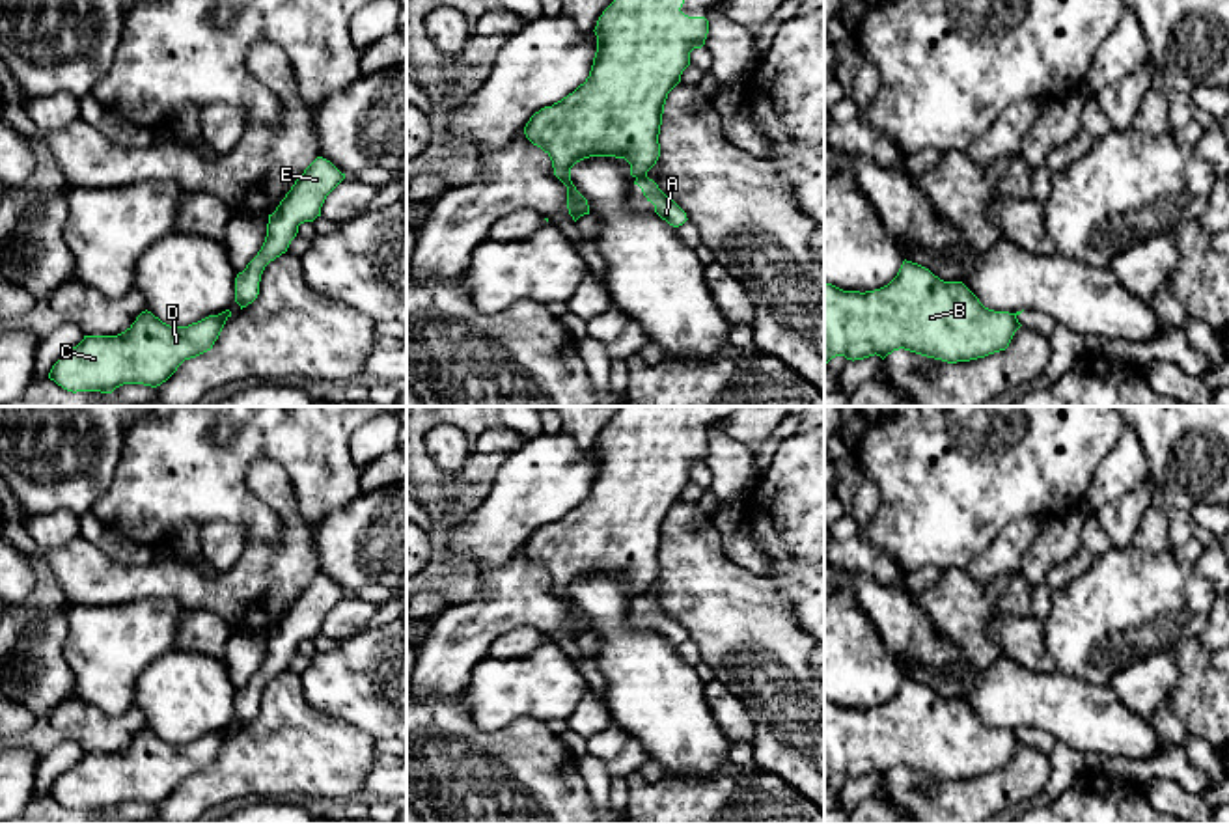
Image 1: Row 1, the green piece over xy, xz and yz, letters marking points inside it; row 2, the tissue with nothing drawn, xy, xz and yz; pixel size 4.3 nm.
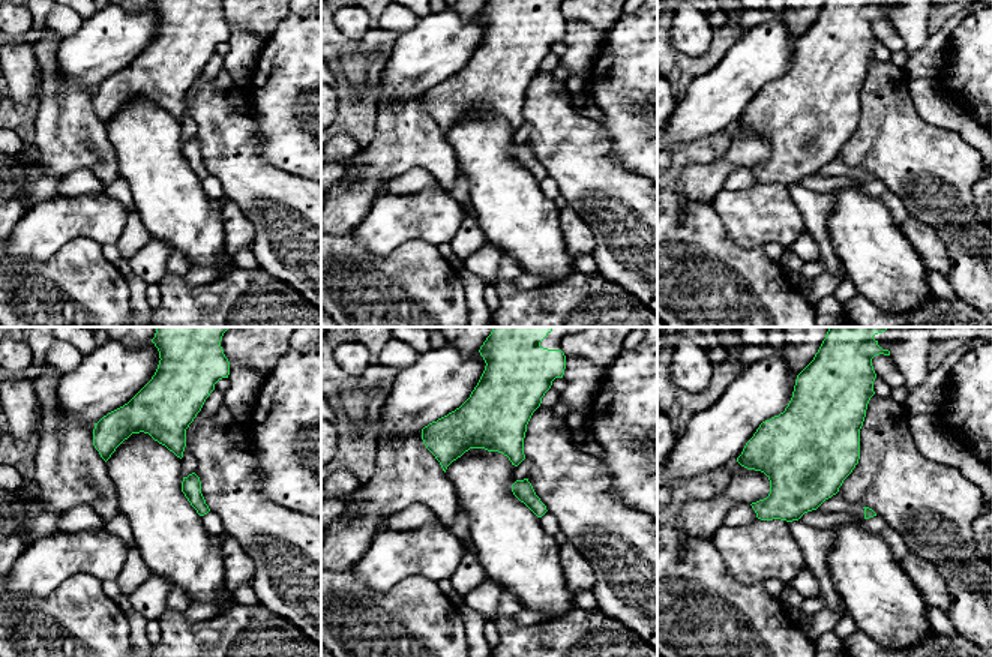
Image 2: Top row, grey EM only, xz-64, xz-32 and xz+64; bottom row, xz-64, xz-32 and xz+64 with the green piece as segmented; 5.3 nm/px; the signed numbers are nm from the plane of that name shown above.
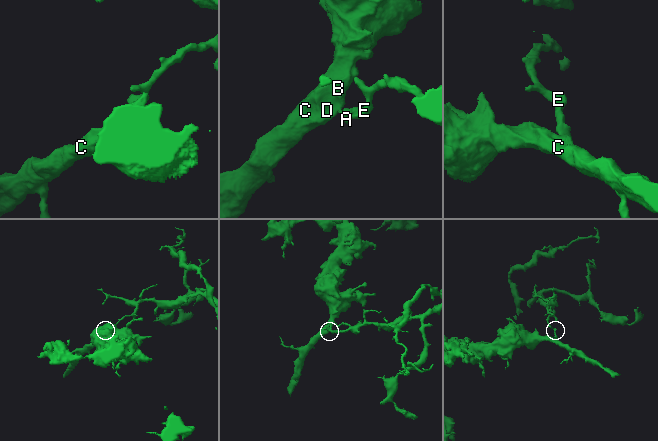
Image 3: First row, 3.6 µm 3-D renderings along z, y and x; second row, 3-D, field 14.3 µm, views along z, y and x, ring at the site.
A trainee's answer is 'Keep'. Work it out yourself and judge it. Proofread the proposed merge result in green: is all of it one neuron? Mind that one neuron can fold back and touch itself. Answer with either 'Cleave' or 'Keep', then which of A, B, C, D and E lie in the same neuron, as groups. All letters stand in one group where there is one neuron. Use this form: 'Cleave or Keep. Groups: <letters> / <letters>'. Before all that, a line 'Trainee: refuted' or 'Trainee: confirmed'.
Trainee: refuted
Cleave. Groups: A E / B C D

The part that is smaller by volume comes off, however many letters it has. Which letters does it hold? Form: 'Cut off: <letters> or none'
Cut off: A, E

